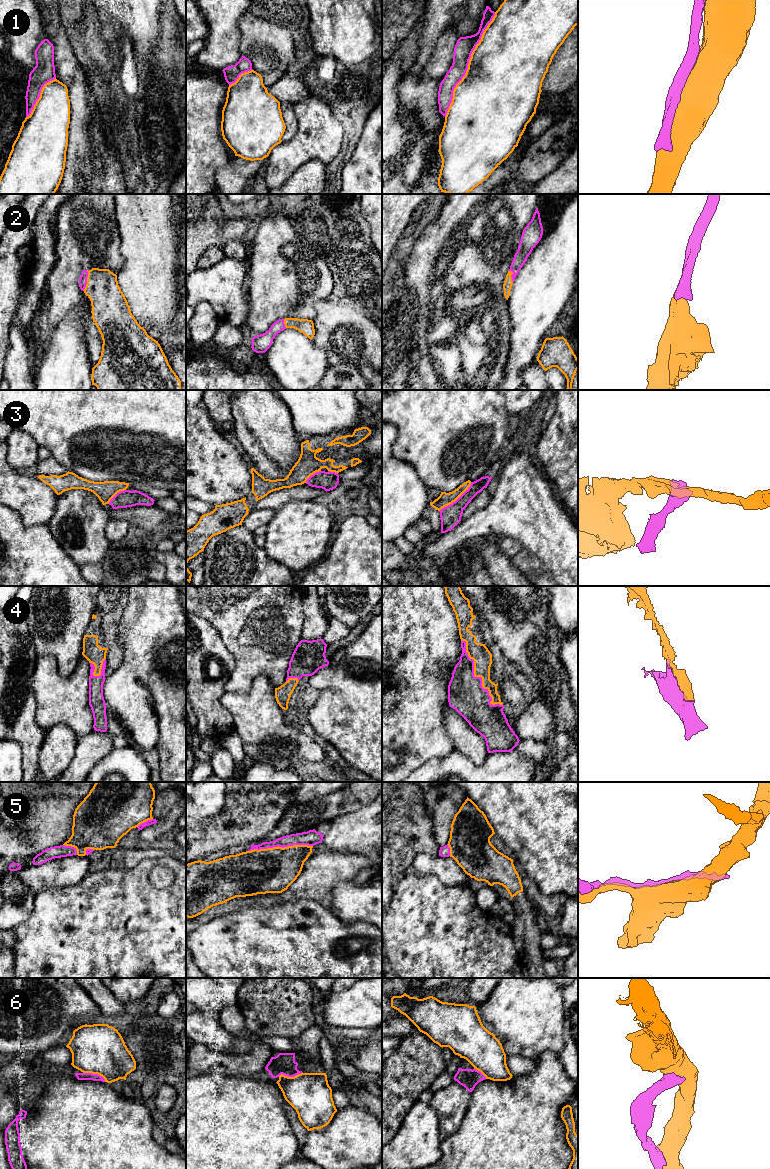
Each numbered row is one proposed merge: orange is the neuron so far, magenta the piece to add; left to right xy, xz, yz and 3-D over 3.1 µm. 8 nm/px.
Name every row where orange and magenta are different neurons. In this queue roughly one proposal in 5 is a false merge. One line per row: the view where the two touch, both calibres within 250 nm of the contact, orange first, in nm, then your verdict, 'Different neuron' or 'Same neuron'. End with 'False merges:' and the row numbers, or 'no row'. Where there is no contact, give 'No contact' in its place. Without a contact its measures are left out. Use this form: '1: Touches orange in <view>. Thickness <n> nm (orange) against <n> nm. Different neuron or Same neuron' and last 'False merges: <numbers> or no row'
1: Touches orange in yz. Thickness 500 nm (orange) against 150 nm. Different neuron
2: Touches orange in xy. Thickness 280 nm (orange) against 60 nm. Same neuron
3: Touches orange in yz. Thickness 110 nm (orange) against 160 nm. Different neuron
4: Touches orange in yz. Thickness 150 nm (orange) against 300 nm. Same neuron
5: Touches orange in xz. Thickness 360 nm (orange) against 120 nm. Same neuron
6: Touches orange in xy. Thickness 400 nm (orange) against 60 nm. Different neuron
False merges: 1, 3, 6

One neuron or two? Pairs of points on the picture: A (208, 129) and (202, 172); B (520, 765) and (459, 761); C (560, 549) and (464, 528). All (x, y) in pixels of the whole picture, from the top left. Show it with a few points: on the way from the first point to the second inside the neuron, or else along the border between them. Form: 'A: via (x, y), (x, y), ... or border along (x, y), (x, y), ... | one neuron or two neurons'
A: via (202, 140), (202, 161) | one neuron
B: via (505, 771), (474, 771) | one neuron
C: via (536, 525), (488, 525) | one neuron

